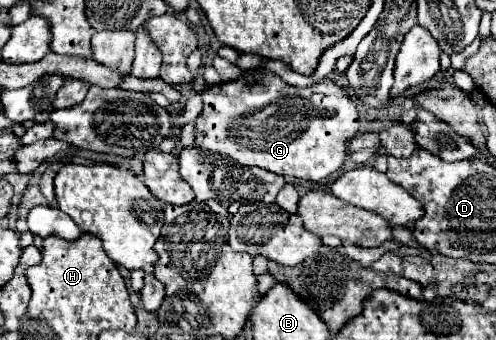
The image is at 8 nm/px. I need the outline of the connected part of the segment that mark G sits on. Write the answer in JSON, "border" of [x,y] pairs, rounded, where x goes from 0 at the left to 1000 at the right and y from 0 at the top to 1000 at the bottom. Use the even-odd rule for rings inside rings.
{"border":[[[534,200],[494,206],[470,241],[421,253],[409,271],[409,329],[393,347],[393,424],[421,453],[454,453],[486,488],[522,488],[542,506],[643,535],[683,500],[704,459],[704,418],[724,388],[724,329],[700,259],[651,229],[627,259],[567,259],[567,229]]]}

